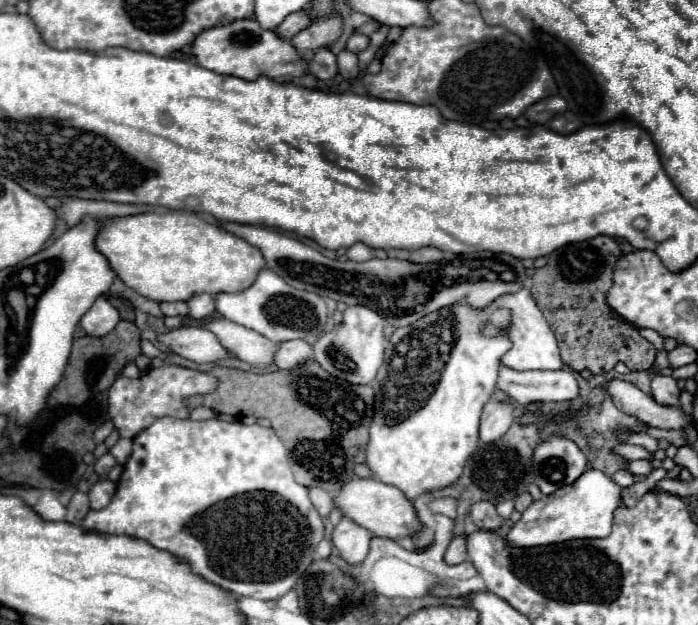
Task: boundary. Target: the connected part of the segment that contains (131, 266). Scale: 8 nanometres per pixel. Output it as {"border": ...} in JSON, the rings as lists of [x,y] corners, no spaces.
{"border":[[[146,212],[128,218],[106,218],[102,220],[94,246],[100,254],[106,256],[116,276],[128,288],[156,302],[188,300],[196,292],[206,292],[216,296],[220,292],[244,290],[244,286],[252,284],[252,278],[256,278],[258,270],[264,268],[264,258],[260,250],[248,246],[248,242],[244,242],[242,238],[226,232],[220,224],[206,220],[204,216],[194,212],[164,212],[164,214]]]}

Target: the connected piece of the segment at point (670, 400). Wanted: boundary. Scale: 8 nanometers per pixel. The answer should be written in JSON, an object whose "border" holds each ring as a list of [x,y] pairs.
{"border":[[[654,376],[652,398],[662,406],[678,406],[680,388],[672,376]]]}

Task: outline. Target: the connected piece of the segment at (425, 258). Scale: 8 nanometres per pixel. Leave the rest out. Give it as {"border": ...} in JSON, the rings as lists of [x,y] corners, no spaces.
{"border":[[[420,248],[420,250],[414,250],[410,252],[410,262],[440,262],[440,258],[444,258],[444,252],[442,250],[436,250],[436,248]]]}

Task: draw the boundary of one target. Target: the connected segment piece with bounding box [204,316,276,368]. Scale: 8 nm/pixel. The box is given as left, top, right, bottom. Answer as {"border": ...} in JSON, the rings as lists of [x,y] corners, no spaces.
{"border":[[[206,318],[204,320],[204,328],[210,330],[212,334],[216,334],[216,338],[220,340],[220,344],[236,354],[236,358],[256,366],[256,368],[264,368],[268,364],[272,364],[274,360],[274,350],[276,344],[260,334],[256,334],[254,330],[248,330],[232,320],[226,318]]]}

